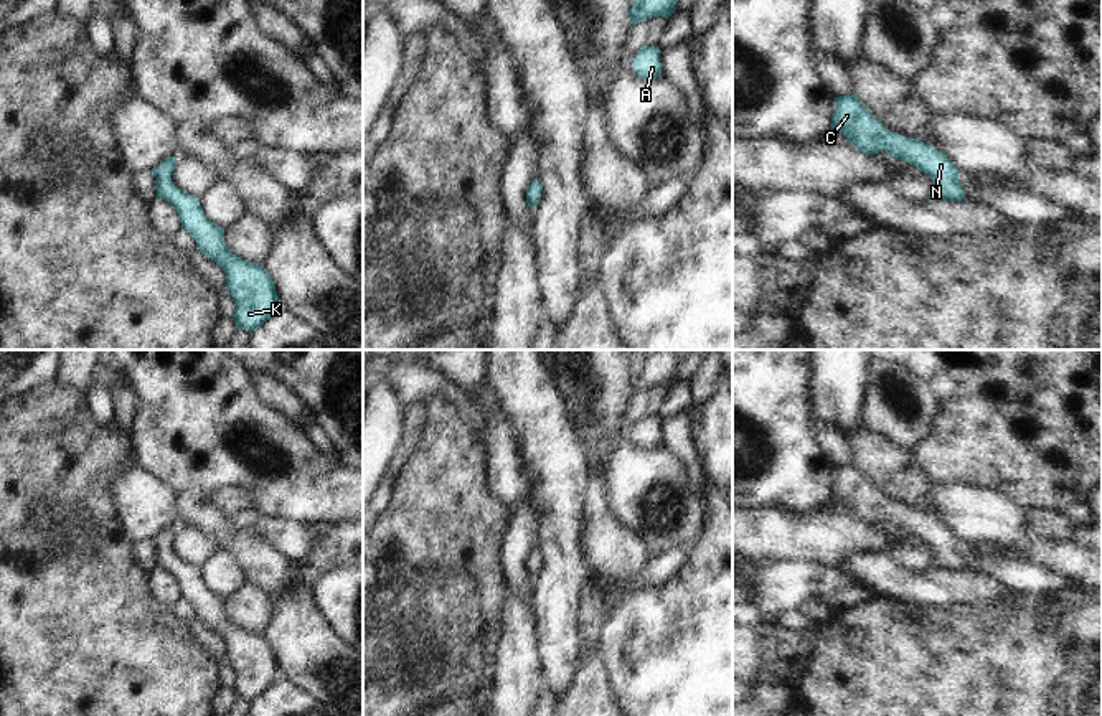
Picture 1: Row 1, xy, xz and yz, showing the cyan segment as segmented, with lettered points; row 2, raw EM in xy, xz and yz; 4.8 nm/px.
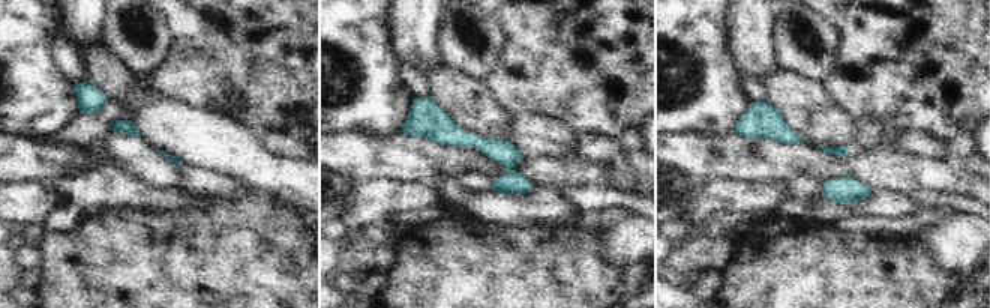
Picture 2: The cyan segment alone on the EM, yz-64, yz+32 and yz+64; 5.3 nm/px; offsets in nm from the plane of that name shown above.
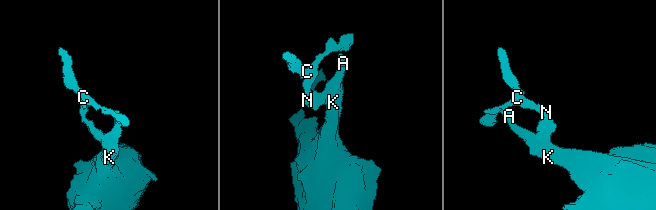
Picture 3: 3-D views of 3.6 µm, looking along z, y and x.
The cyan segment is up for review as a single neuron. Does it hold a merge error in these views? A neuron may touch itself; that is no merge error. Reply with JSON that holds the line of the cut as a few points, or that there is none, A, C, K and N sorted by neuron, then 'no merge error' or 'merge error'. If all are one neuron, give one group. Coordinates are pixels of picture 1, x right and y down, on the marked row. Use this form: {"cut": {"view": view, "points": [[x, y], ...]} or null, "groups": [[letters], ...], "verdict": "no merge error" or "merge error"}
{"cut": null, "groups": [["A", "C", "K", "N"]], "verdict": "no merge error"}

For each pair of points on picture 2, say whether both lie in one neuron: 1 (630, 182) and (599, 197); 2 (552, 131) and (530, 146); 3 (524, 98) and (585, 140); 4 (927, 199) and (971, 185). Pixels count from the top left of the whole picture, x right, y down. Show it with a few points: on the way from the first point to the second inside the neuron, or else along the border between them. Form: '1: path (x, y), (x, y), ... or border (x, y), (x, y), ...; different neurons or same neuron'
1: border (614, 187), (639, 197); different neurons
2: path (546, 137), (536, 140); same neuron
3: border (581, 131), (615, 138); different neurons
4: border (912, 191), (948, 191), (974, 200); different neurons

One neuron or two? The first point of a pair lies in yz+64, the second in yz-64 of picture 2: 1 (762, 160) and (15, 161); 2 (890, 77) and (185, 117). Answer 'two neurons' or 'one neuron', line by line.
1: one neuron
2: two neurons

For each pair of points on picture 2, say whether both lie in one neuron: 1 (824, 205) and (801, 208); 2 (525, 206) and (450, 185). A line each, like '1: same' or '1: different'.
1: different
2: same

